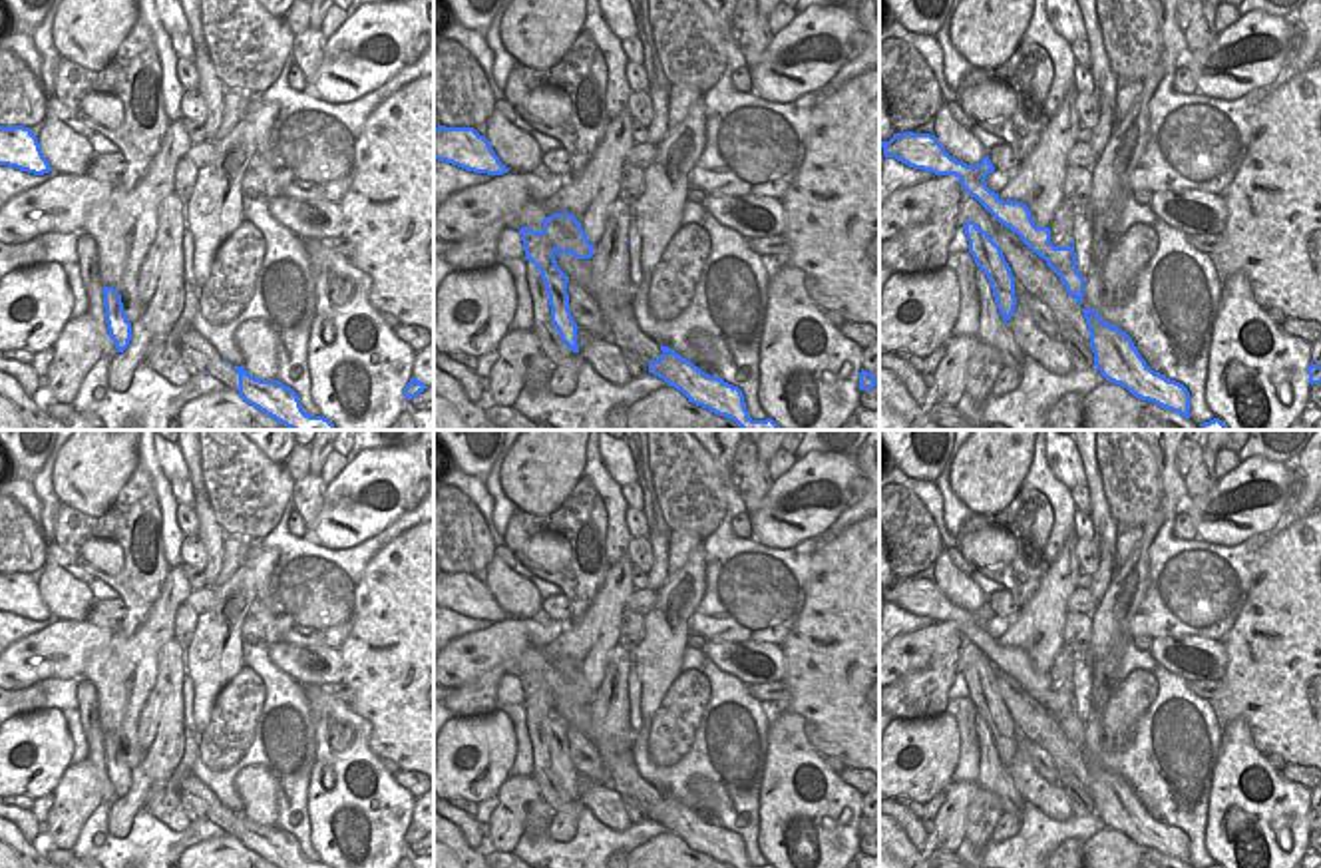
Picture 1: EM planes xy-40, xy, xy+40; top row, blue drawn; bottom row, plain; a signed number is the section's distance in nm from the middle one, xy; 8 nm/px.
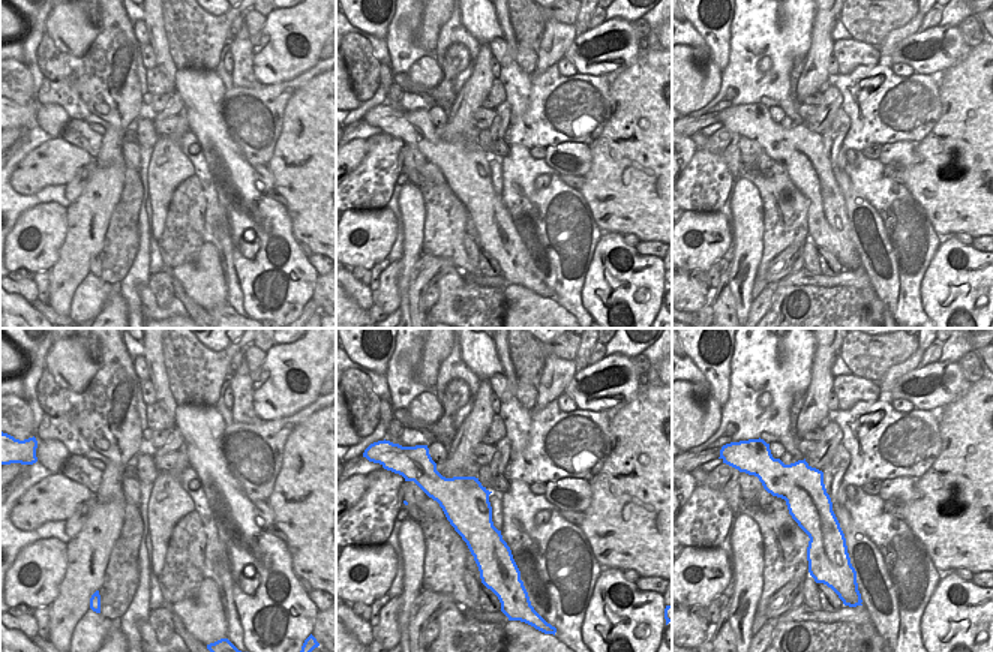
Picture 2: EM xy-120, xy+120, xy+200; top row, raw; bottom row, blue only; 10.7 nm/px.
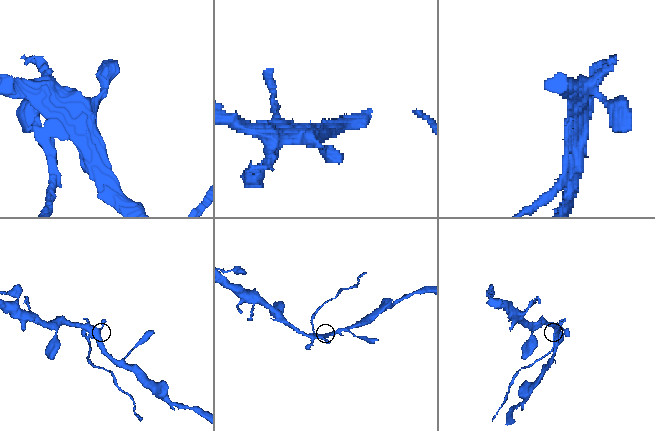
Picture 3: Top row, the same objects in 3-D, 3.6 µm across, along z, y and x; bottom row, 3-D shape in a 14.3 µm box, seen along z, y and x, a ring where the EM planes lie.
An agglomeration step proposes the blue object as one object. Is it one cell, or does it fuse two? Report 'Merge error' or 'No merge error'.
Merge error

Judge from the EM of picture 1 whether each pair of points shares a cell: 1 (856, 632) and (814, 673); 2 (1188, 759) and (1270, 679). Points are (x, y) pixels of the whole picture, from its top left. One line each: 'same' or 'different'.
1: same
2: different

